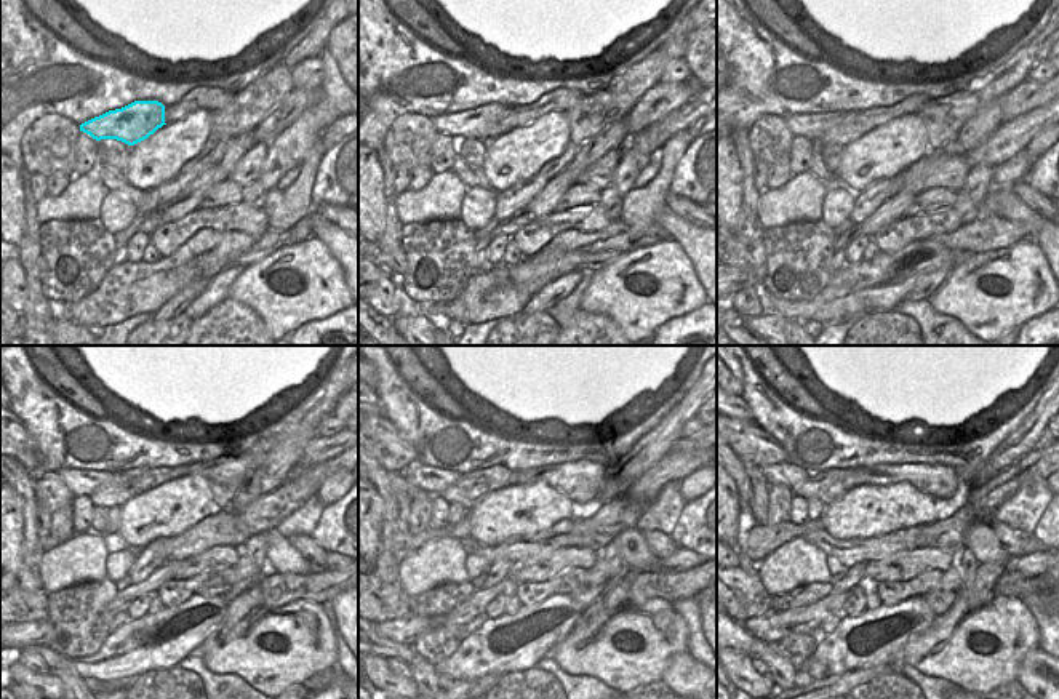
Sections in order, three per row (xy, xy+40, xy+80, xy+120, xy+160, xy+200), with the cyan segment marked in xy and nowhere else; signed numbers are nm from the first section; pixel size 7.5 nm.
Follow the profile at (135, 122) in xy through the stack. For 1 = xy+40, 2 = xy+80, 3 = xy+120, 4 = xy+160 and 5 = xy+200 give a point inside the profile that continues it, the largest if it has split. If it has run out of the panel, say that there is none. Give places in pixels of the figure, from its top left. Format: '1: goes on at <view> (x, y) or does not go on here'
1: goes on at xy+40 (474, 123)
2: goes on at xy+80 (808, 125)
3: goes on at xy+120 (82, 482)
4: goes on at xy+160 (432, 480)
5: goes on at xy+200 (786, 474)

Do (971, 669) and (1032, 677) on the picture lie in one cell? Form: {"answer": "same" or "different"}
{"answer": "different"}

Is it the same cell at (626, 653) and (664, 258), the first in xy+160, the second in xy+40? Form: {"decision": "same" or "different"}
{"decision": "same"}

